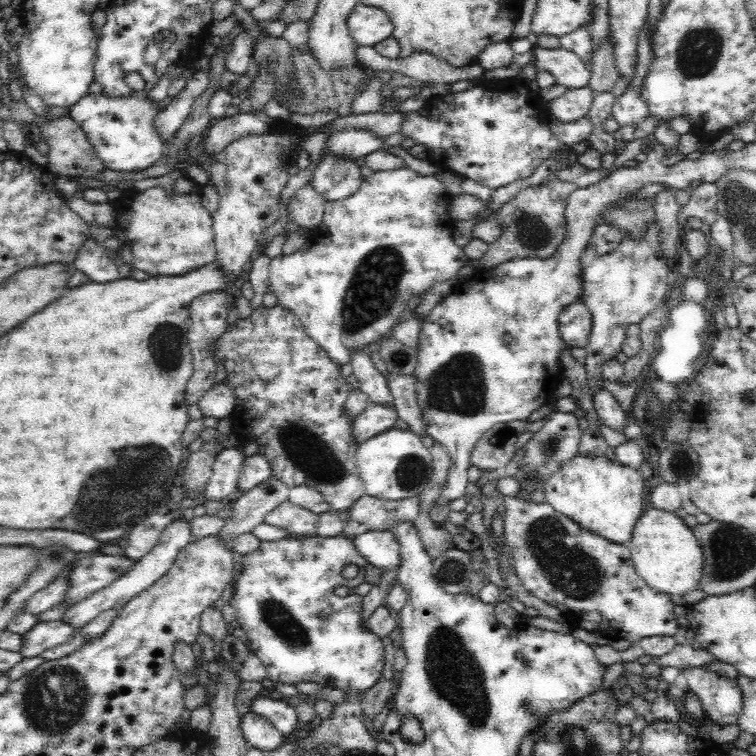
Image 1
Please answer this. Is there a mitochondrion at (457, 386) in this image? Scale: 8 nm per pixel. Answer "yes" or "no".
yes

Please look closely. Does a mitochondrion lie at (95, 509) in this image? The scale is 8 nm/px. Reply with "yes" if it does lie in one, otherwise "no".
yes

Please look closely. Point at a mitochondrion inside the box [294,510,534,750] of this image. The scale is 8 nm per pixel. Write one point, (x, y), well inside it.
(451, 666)

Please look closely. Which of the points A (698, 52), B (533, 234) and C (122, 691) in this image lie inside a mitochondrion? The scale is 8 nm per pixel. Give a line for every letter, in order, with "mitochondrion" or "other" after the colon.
A: mitochondrion
B: mitochondrion
C: other

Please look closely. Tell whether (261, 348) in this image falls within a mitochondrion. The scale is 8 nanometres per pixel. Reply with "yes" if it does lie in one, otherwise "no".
no

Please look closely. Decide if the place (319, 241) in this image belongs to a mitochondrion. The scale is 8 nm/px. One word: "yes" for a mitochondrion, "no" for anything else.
no

